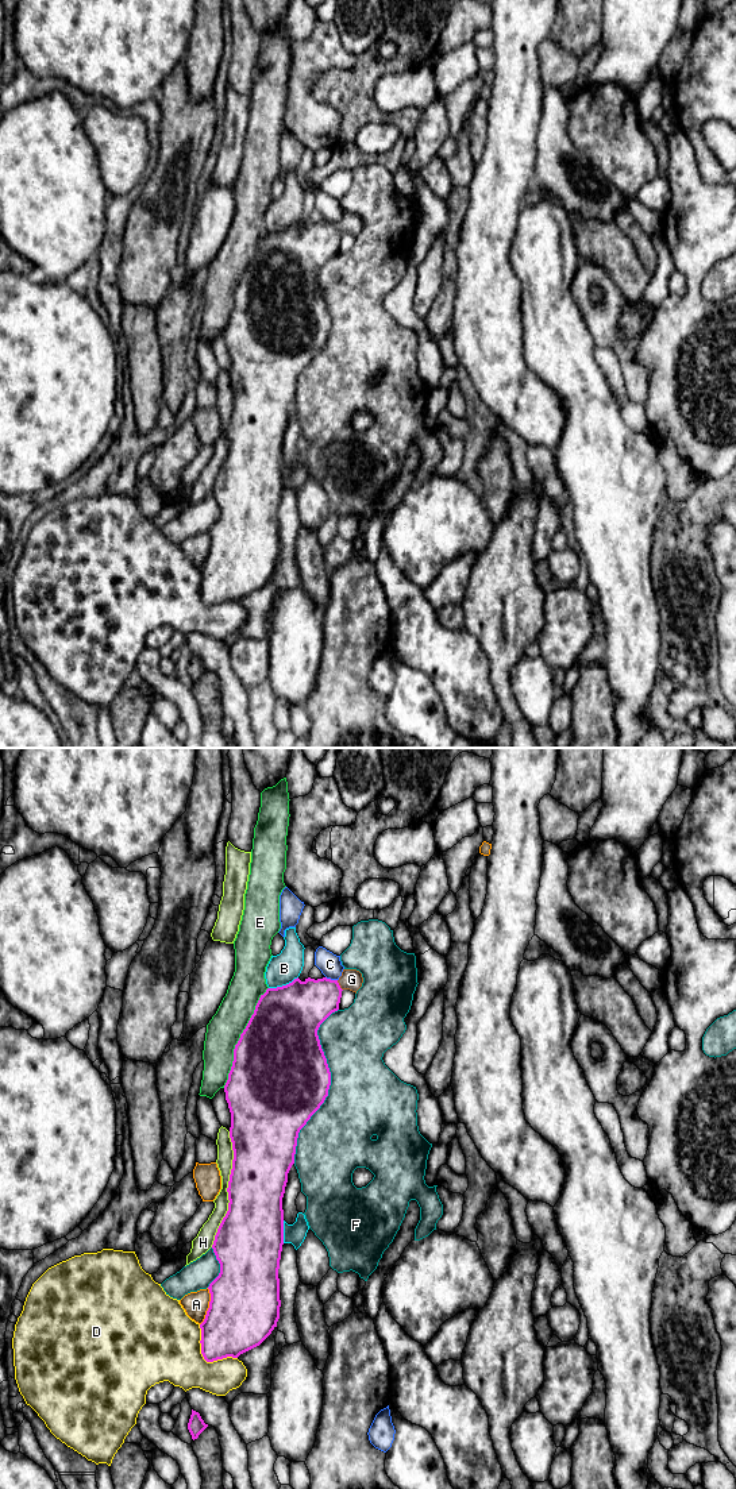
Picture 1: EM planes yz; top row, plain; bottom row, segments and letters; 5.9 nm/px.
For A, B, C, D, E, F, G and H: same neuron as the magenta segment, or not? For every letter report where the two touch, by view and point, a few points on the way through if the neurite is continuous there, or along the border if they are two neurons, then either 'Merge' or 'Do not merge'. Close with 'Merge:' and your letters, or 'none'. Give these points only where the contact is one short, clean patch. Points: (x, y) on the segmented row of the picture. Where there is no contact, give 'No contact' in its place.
A: Touches magenta at yz (209, 1307). Do not merge
B: Touches magenta at yz (282, 986). Do not merge
C: Touches magenta at yz (330, 979). Do not merge
D: Touches magenta at yz (204, 1358). Do not merge
E: Touches magenta at yz (241, 1037). Do not merge
F: Touches magenta at yz (330, 1084). Do not merge
G: Touches magenta at yz (339, 986). Path across: yz (303, 1006), (339, 986), (351, 979). Merge
H: Touches magenta at yz (227, 1189). Do not merge
Merge: G

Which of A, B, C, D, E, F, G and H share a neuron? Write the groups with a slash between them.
A / B / C / D / E / F / G / H

